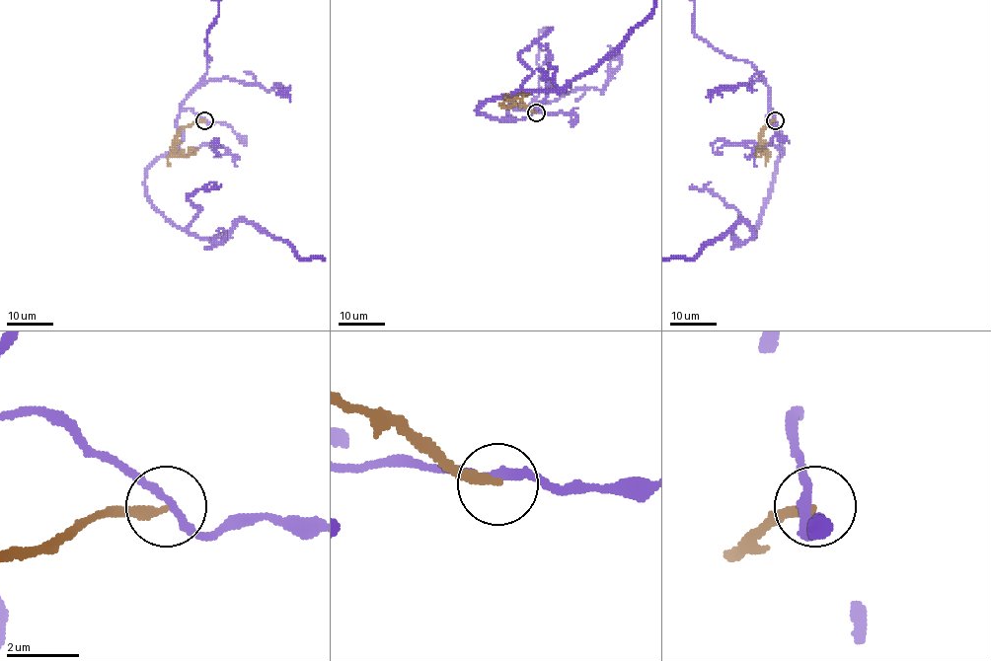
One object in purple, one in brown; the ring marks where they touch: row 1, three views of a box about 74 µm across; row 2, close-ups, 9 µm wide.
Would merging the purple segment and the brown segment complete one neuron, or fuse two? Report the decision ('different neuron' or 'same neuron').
different neuron

